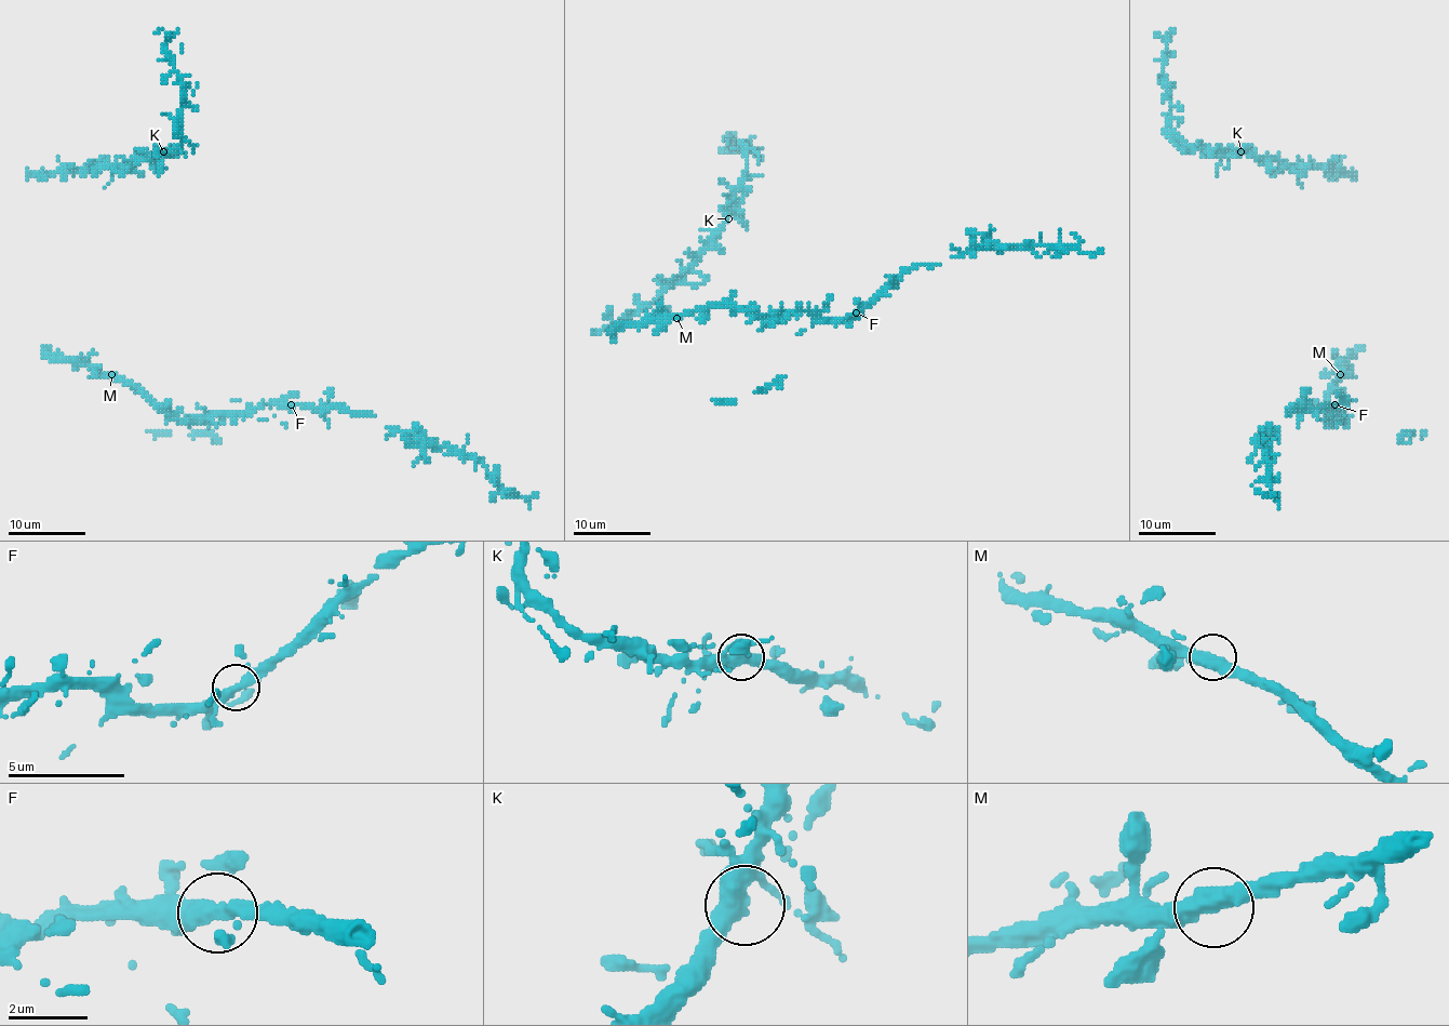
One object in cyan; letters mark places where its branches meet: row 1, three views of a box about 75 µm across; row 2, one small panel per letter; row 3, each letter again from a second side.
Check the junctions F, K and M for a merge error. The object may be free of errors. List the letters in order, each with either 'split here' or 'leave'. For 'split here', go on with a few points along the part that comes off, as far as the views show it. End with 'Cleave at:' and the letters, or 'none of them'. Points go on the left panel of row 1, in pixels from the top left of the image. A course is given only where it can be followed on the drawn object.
F: leave
K: leave
M: leave
Cleave at: none of them

